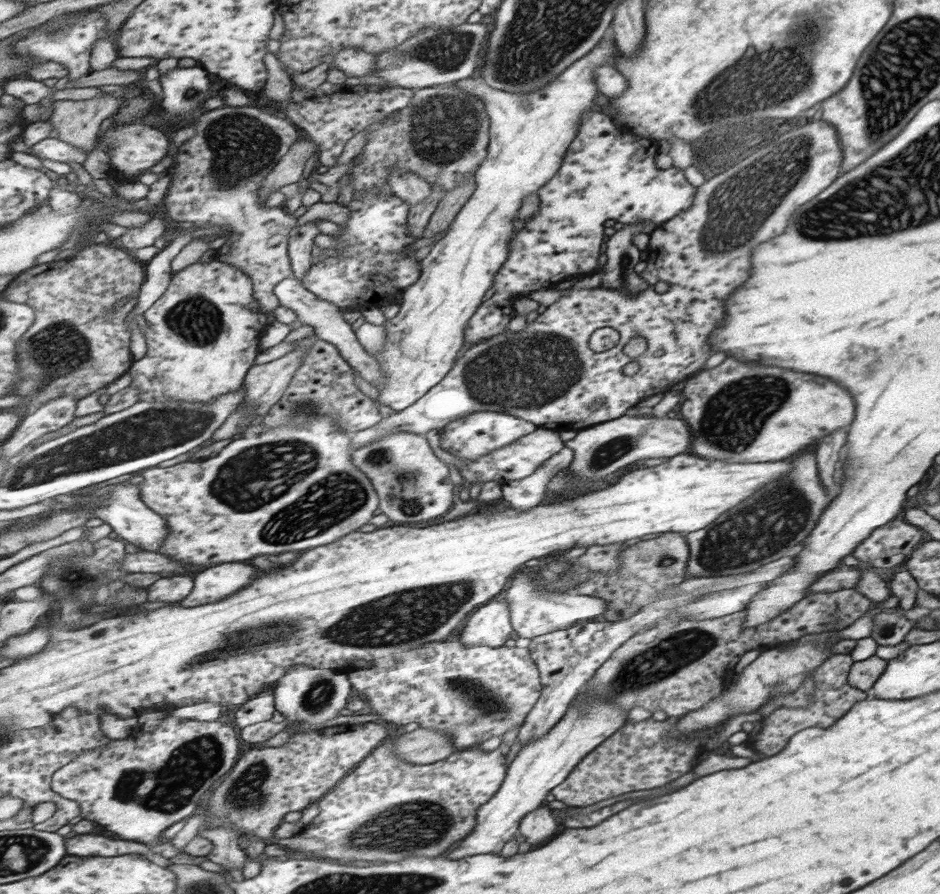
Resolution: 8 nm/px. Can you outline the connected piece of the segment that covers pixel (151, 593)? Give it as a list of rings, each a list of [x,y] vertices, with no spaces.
[[[187,574],[162,575],[159,580],[147,587],[147,600],[167,604],[179,603],[193,592],[193,584],[193,578]]]

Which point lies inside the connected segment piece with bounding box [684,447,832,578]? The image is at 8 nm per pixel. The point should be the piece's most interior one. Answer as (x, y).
(789, 506)

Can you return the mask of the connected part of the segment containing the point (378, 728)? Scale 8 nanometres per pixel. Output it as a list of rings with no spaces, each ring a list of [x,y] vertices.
[[[365,723],[359,728],[349,728],[349,732],[339,730],[315,730],[315,731],[295,731],[291,739],[281,747],[266,745],[258,748],[248,746],[245,753],[241,755],[237,766],[227,775],[225,781],[221,782],[217,789],[210,795],[209,822],[208,828],[221,828],[221,826],[231,826],[241,830],[242,834],[249,834],[253,830],[255,836],[267,838],[267,830],[273,837],[277,828],[285,823],[287,814],[309,808],[313,802],[319,802],[326,794],[332,792],[345,777],[347,772],[353,770],[357,762],[361,762],[372,751],[381,744],[381,740],[387,736],[387,730],[381,723]]]

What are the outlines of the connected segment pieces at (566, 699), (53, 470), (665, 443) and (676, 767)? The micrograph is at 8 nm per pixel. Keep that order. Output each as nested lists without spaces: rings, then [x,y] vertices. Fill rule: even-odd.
[[[705,590],[705,592],[699,592],[697,596],[675,596],[651,602],[639,609],[633,616],[613,622],[600,619],[581,620],[581,622],[575,622],[573,625],[563,628],[563,630],[552,630],[530,639],[528,651],[539,670],[539,680],[543,688],[540,690],[539,700],[536,701],[531,712],[528,713],[523,724],[521,724],[519,731],[517,731],[516,738],[519,742],[517,746],[521,749],[523,746],[527,746],[529,742],[547,734],[547,730],[551,726],[554,727],[557,720],[566,713],[568,704],[585,687],[585,683],[594,676],[597,668],[623,642],[635,633],[645,630],[645,625],[666,618],[669,613],[673,612],[673,609],[685,605],[685,603],[691,603],[691,601],[695,601],[701,595],[707,595],[709,592],[709,590]]]
[[[243,386],[235,393],[224,395],[214,400],[209,405],[197,405],[196,403],[187,403],[185,400],[174,400],[169,398],[164,402],[137,402],[130,408],[115,414],[101,417],[97,422],[77,428],[74,432],[61,436],[56,440],[49,440],[43,444],[33,445],[33,449],[26,455],[22,455],[20,463],[13,465],[17,468],[17,482],[9,482],[9,471],[6,472],[5,479],[2,479],[1,488],[31,488],[33,484],[41,486],[41,484],[49,484],[55,478],[63,478],[63,473],[72,474],[89,474],[89,480],[75,480],[75,490],[93,486],[93,484],[101,484],[125,474],[134,474],[147,468],[155,468],[161,462],[177,458],[181,454],[187,454],[193,449],[200,447],[203,442],[212,439],[215,432],[223,426],[227,418],[231,417],[233,412],[238,410],[238,406],[243,403],[246,396],[247,388]]]
[[[621,416],[613,421],[603,422],[577,431],[571,440],[563,445],[573,450],[568,470],[581,481],[579,488],[586,489],[587,480],[599,480],[607,474],[626,467],[635,460],[645,458],[667,458],[685,452],[689,444],[689,430],[683,420],[668,417]]]
[[[649,717],[634,723],[624,722],[611,737],[598,745],[575,766],[564,782],[553,789],[551,797],[563,802],[567,807],[589,806],[599,800],[619,796],[615,792],[649,790],[679,778],[681,774],[691,770],[693,756],[699,750],[695,746],[697,742],[701,742],[701,738],[697,736],[669,738],[667,731],[671,727],[673,725],[669,724],[667,718],[655,721]],[[599,792],[607,792],[607,794],[599,794]]]

